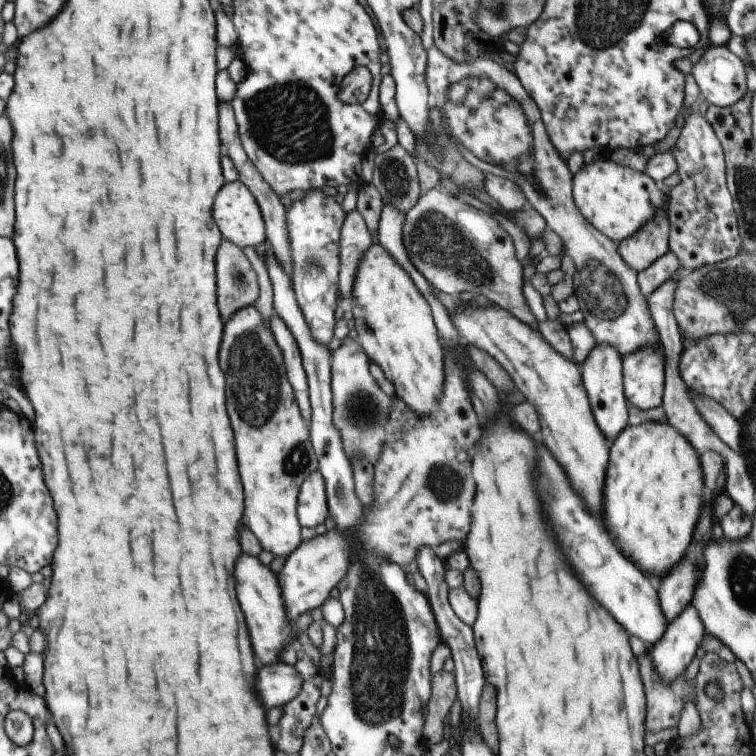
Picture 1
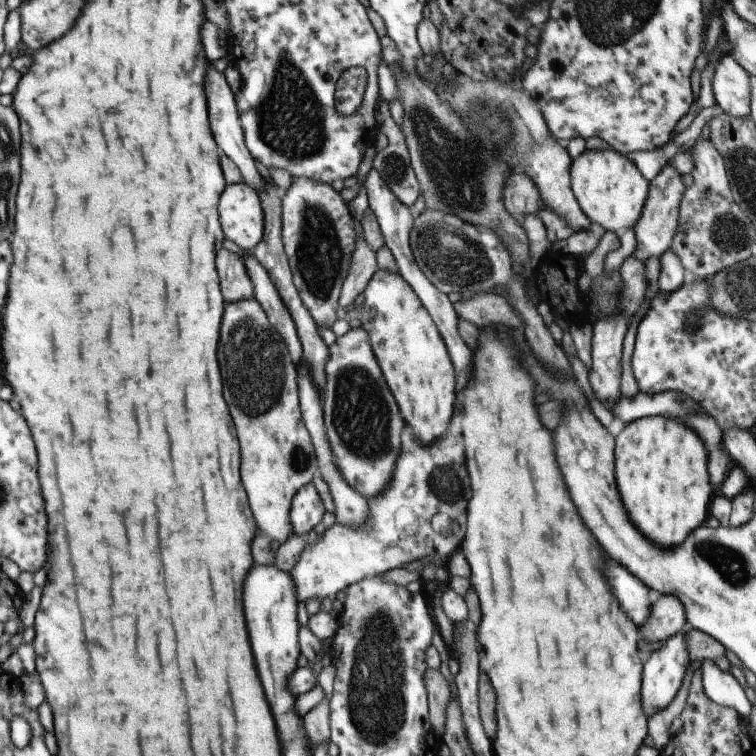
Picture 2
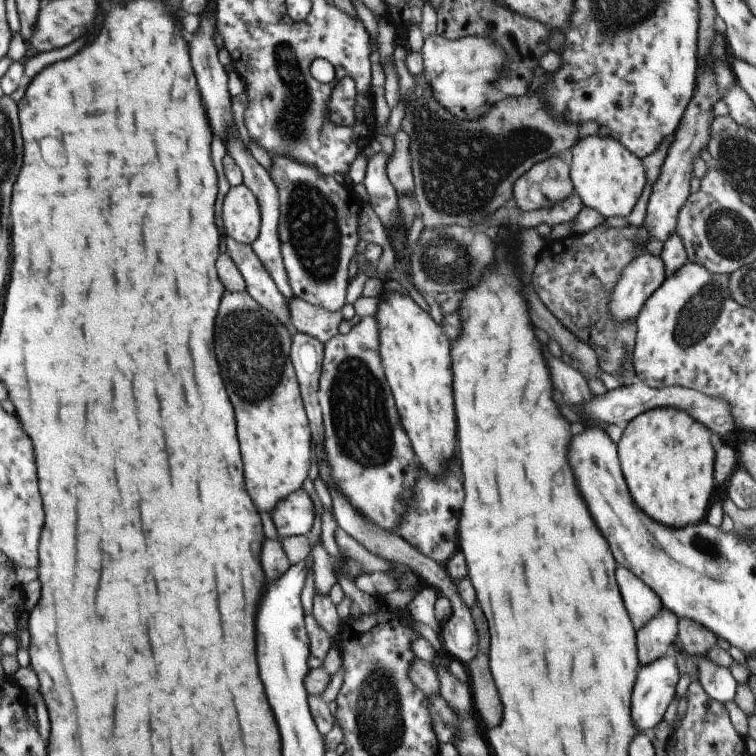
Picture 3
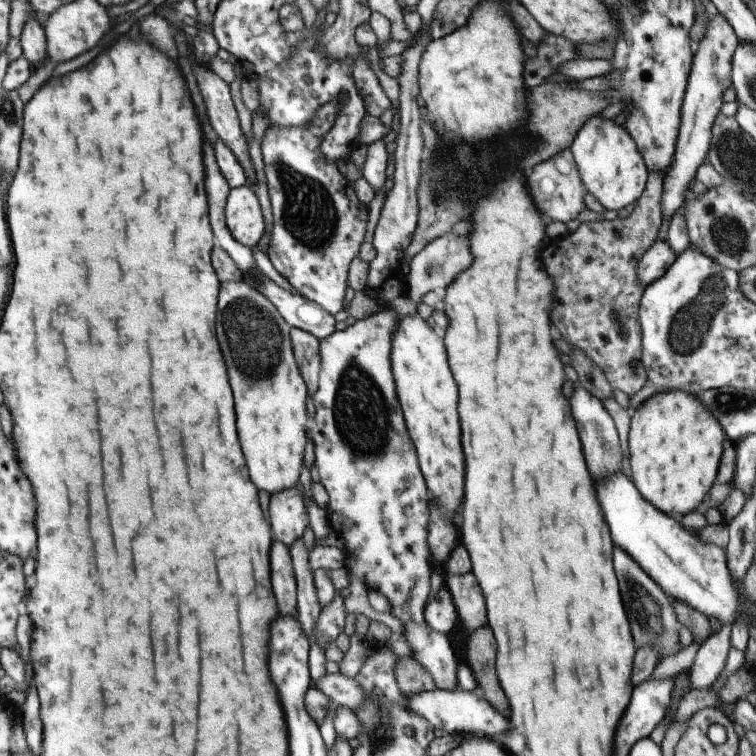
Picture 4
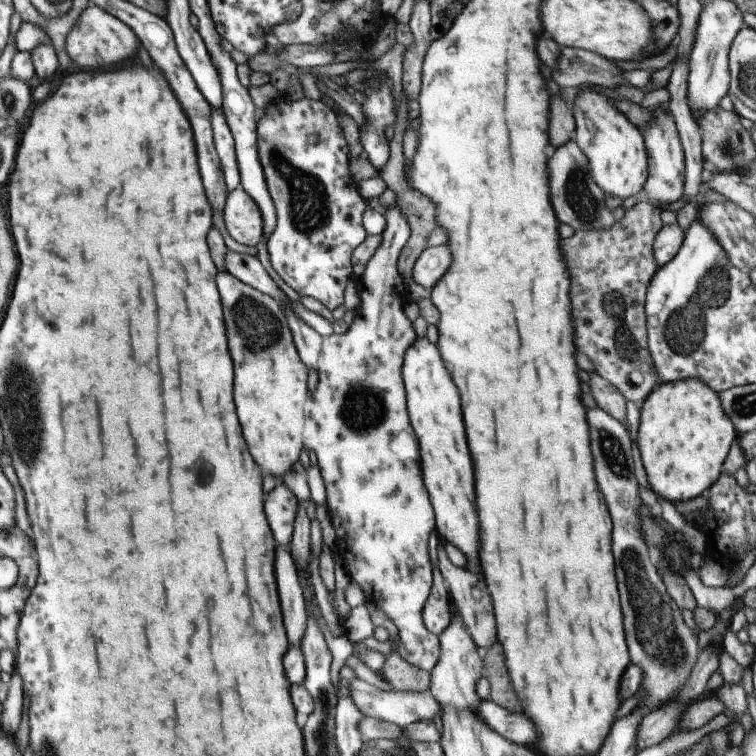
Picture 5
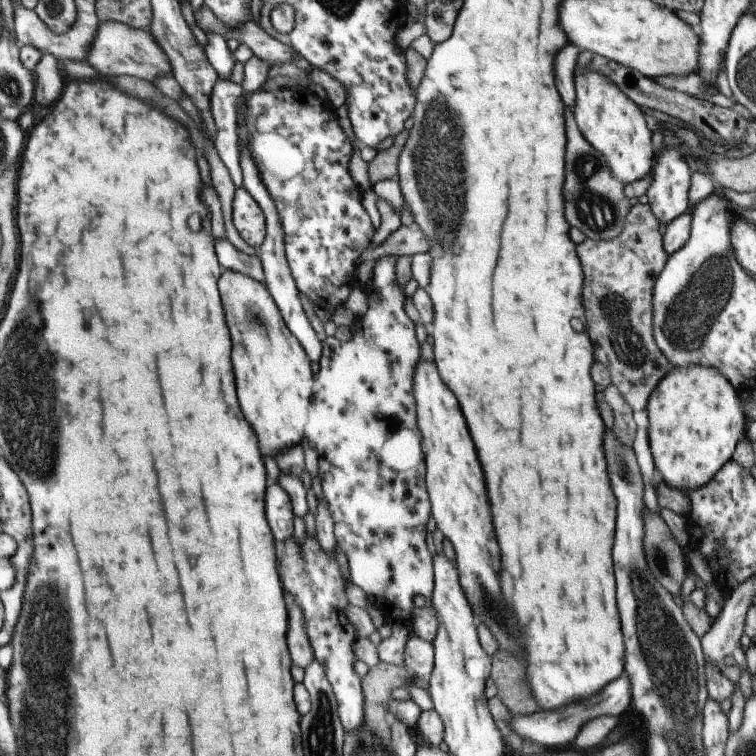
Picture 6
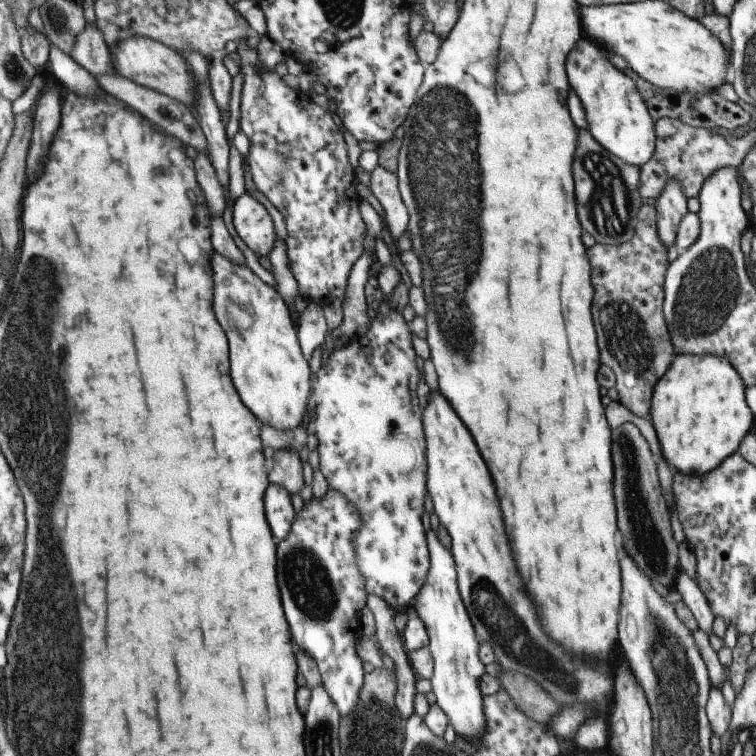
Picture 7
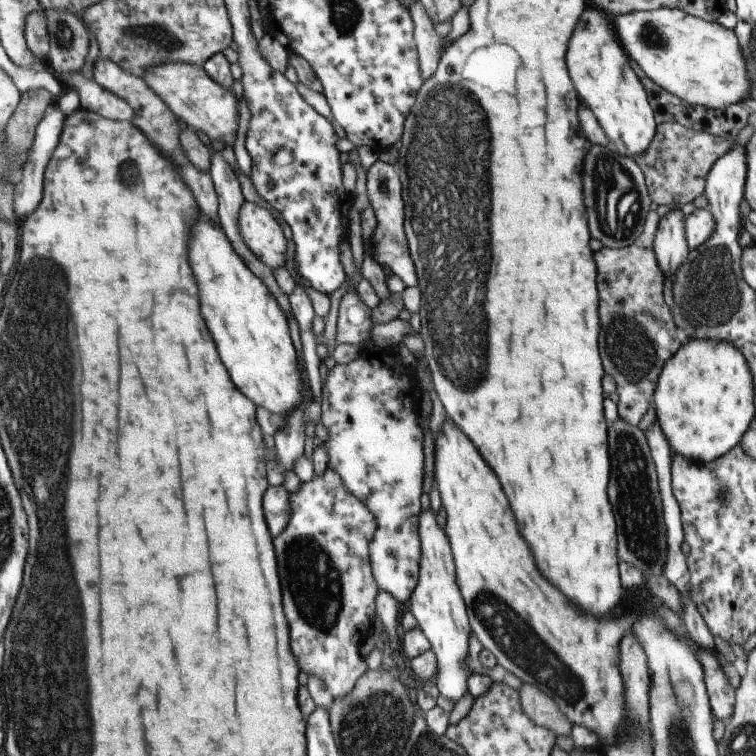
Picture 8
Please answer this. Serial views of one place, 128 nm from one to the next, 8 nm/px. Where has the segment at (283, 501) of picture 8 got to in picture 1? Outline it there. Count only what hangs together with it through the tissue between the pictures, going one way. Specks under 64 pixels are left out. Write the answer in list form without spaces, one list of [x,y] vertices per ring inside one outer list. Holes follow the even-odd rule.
[[[319,471],[308,475],[301,484],[296,512],[301,527],[314,528],[326,520],[329,514],[328,497],[324,479]]]

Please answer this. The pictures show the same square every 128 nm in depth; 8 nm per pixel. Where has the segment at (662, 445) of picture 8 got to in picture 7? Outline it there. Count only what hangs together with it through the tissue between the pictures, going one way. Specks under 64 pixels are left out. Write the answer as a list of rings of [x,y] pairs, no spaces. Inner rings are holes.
[[[679,566],[679,568],[680,570],[675,576],[673,589],[680,592],[684,604],[693,612],[699,628],[708,634],[708,639],[710,639],[712,647],[718,652],[725,644],[722,638],[712,633],[712,625],[716,617],[706,600],[706,596],[704,596],[704,593],[700,590],[696,581],[693,580],[681,566]]]

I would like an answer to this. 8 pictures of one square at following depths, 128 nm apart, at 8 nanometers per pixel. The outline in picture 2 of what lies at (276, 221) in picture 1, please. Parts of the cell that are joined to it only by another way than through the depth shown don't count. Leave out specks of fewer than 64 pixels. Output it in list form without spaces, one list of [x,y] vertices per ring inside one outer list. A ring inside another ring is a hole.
[[[214,64],[206,72],[206,98],[208,98],[208,112],[210,112],[210,126],[214,132],[214,140],[220,148],[220,154],[229,156],[241,170],[244,182],[248,183],[256,192],[265,187],[264,178],[256,169],[256,159],[249,153],[245,143],[245,133],[239,121],[235,95],[232,93],[224,73],[218,71]]]

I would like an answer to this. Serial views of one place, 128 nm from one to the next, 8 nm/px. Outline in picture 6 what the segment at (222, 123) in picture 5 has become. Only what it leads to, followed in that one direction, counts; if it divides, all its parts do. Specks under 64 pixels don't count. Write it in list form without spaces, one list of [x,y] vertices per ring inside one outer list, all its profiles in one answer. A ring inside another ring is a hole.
[[[218,77],[210,97],[211,111],[217,128],[213,143],[237,187],[243,186],[241,152],[238,150],[237,142],[237,101],[242,93],[241,83]]]

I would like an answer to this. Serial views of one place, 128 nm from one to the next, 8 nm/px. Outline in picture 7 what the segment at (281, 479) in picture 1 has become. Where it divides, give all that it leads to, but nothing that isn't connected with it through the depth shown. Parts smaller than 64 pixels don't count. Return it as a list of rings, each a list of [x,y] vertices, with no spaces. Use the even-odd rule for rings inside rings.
[[[214,251],[210,259],[214,272],[214,312],[216,320],[226,332],[230,344],[230,372],[234,388],[238,390],[242,402],[256,414],[258,420],[270,424],[278,430],[296,428],[302,422],[312,392],[310,384],[311,368],[297,337],[297,331],[283,298],[278,291],[264,283],[247,265],[239,265]]]

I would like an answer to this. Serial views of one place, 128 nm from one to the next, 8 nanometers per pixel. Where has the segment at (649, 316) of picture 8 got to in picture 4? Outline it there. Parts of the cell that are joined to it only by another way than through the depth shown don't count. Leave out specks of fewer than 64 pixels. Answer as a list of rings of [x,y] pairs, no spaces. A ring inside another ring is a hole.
[[[649,172],[646,187],[640,199],[636,202],[632,214],[626,218],[615,218],[611,221],[586,221],[581,223],[576,231],[558,238],[554,244],[548,244],[540,256],[544,262],[546,272],[554,278],[556,284],[556,298],[552,310],[552,322],[560,330],[564,339],[581,350],[606,375],[607,381],[615,390],[621,390],[634,396],[646,384],[647,376],[642,364],[642,341],[640,319],[638,318],[641,296],[644,286],[638,284],[636,266],[642,260],[646,251],[655,244],[662,225],[662,172]]]

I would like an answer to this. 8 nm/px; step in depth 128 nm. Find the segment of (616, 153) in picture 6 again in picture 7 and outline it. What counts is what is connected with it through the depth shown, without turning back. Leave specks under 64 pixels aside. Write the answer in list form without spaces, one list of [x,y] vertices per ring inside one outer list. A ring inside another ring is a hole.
[[[581,36],[566,62],[568,80],[583,104],[590,134],[619,159],[640,167],[650,160],[655,149],[655,120],[635,82],[619,71],[607,56],[601,45]]]

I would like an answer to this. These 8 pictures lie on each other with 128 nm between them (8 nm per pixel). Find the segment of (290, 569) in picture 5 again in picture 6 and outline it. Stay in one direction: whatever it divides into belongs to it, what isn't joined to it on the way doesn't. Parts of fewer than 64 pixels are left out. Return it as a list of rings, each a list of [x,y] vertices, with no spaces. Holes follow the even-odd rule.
[[[292,601],[288,608],[290,626],[288,626],[288,648],[292,662],[300,668],[305,668],[316,658],[310,641],[306,636],[305,620],[301,608]]]

